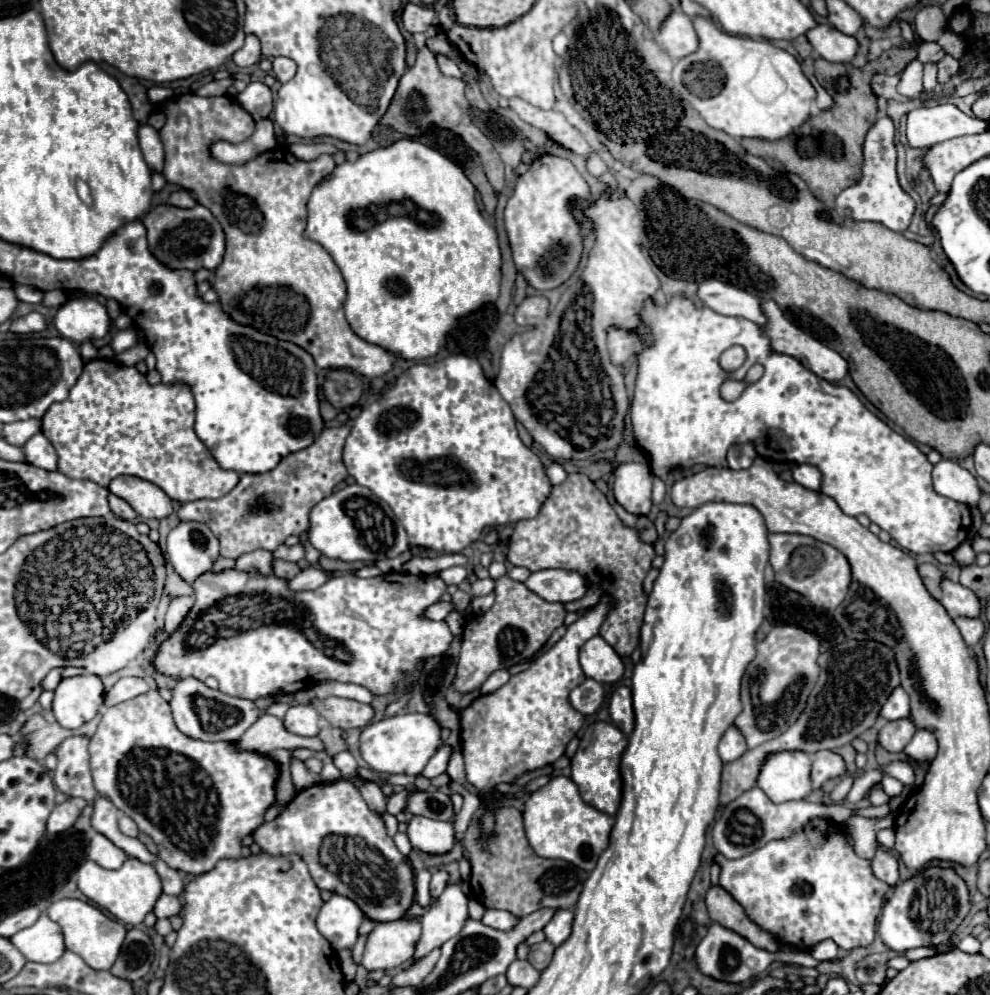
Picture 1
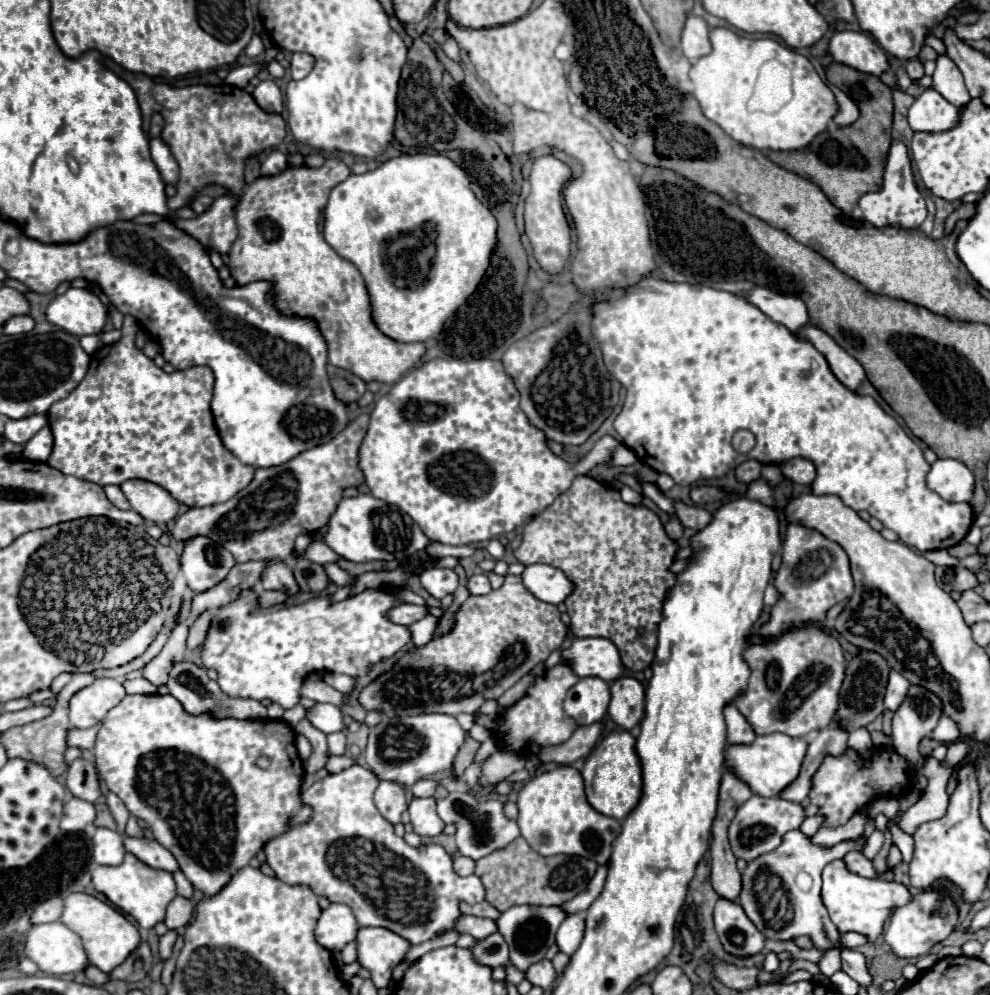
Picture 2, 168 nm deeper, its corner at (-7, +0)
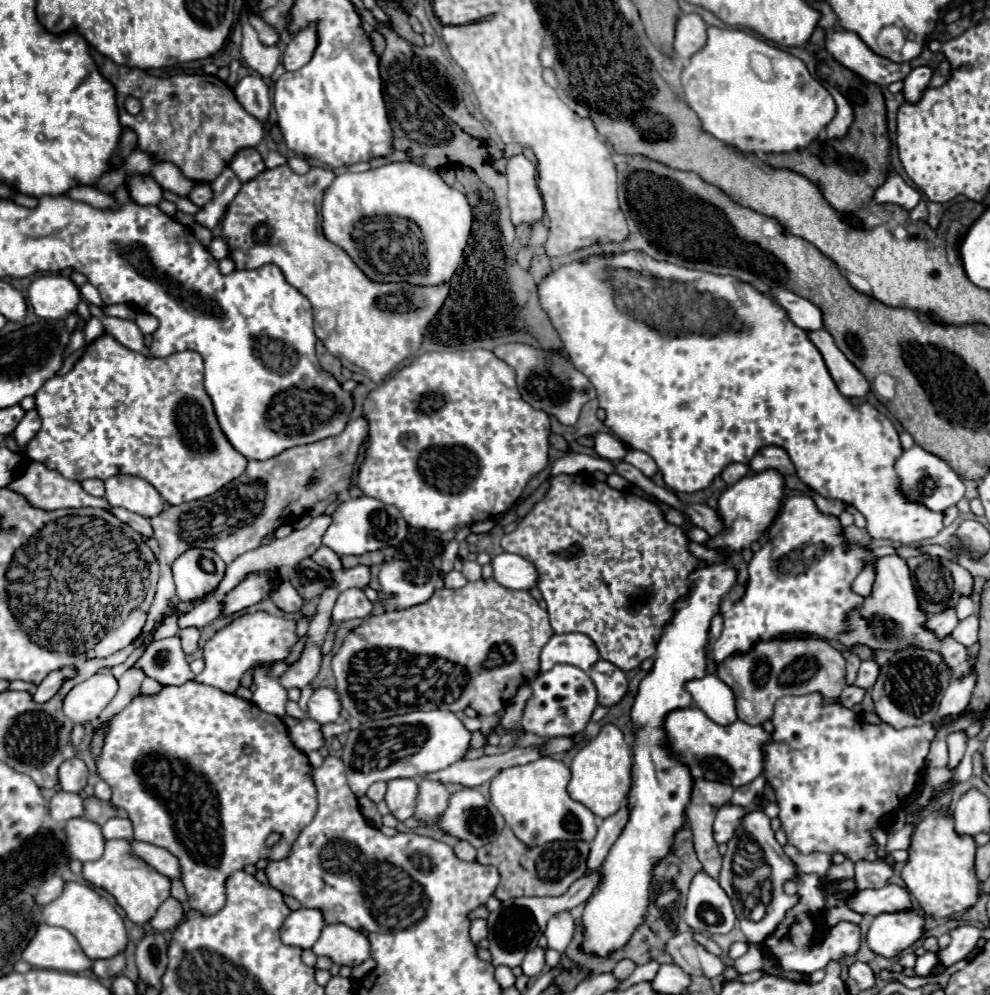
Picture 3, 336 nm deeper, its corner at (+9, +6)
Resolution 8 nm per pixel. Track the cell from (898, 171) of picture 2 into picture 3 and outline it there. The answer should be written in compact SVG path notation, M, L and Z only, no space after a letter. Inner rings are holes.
M890 169L888 175L886 175L886 181L876 189L872 201L874 203L900 205L906 211L910 211L910 209L914 209L918 205L920 193L916 189L912 189L910 185L906 185L904 179L894 169Z

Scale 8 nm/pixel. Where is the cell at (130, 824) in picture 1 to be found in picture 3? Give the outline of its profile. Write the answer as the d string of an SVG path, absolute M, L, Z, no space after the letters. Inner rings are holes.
M112 817L102 825L102 833L106 839L132 839L132 823L130 819L120 819L120 817Z

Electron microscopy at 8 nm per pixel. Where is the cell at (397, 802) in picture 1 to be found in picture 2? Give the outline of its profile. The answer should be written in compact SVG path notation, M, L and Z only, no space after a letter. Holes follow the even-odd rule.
M422 779L420 783L416 783L416 785L412 787L412 795L420 795L420 797L432 797L438 785L440 785L438 781L432 781L432 779Z

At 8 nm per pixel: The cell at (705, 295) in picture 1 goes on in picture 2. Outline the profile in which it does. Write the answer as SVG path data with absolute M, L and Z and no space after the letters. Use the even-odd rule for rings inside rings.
M756 287L744 293L744 297L760 307L772 321L788 327L792 333L800 331L802 327L810 325L810 315L806 309L806 303L800 297L792 295L780 295L766 287Z

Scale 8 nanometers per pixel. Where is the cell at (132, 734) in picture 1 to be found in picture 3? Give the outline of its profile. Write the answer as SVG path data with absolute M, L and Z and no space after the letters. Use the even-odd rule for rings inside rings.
M188 681L180 687L164 687L160 693L156 693L156 697L144 697L144 695L134 697L128 707L124 707L116 717L112 717L112 721L106 723L102 751L100 751L100 757L96 759L96 773L102 781L106 781L110 785L112 805L120 807L128 813L128 819L134 825L134 839L158 845L158 847L170 851L180 861L180 873L182 873L180 879L186 887L188 903L192 909L198 909L202 913L216 913L222 909L222 905L224 905L224 881L228 875L232 875L234 871L242 869L248 863L254 865L258 859L272 857L272 851L266 847L266 837L270 833L280 833L280 841L274 845L274 859L284 859L288 855L294 839L312 821L312 817L316 813L318 803L316 803L316 789L314 789L314 783L310 779L310 771L312 771L312 767L308 763L308 757L302 755L302 751L298 751L292 745L292 741L288 737L288 729L280 717L264 713L254 703L248 703L236 695L224 693L216 687L202 685L196 681ZM244 745L250 745L254 749L252 755L242 753Z

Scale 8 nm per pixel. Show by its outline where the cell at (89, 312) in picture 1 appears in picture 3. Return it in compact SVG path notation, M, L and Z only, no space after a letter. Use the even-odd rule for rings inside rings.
M42 275L28 289L28 301L42 319L62 321L76 313L80 299L78 287L62 275Z

